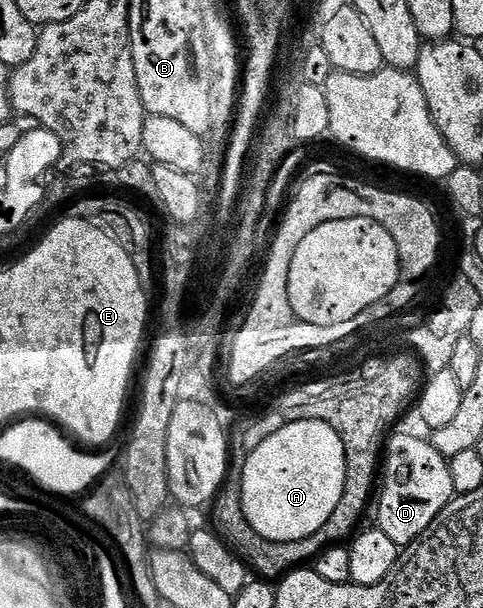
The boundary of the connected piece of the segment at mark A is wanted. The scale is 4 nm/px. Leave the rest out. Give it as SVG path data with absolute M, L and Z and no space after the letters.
M297 420L286 424L284 430L276 430L276 434L264 438L264 442L260 442L260 446L256 446L256 450L245 457L240 491L246 521L252 530L256 530L256 534L268 538L273 544L287 544L314 536L316 530L320 530L320 526L332 518L332 510L340 506L345 481L344 442L331 424L326 424L323 420Z

